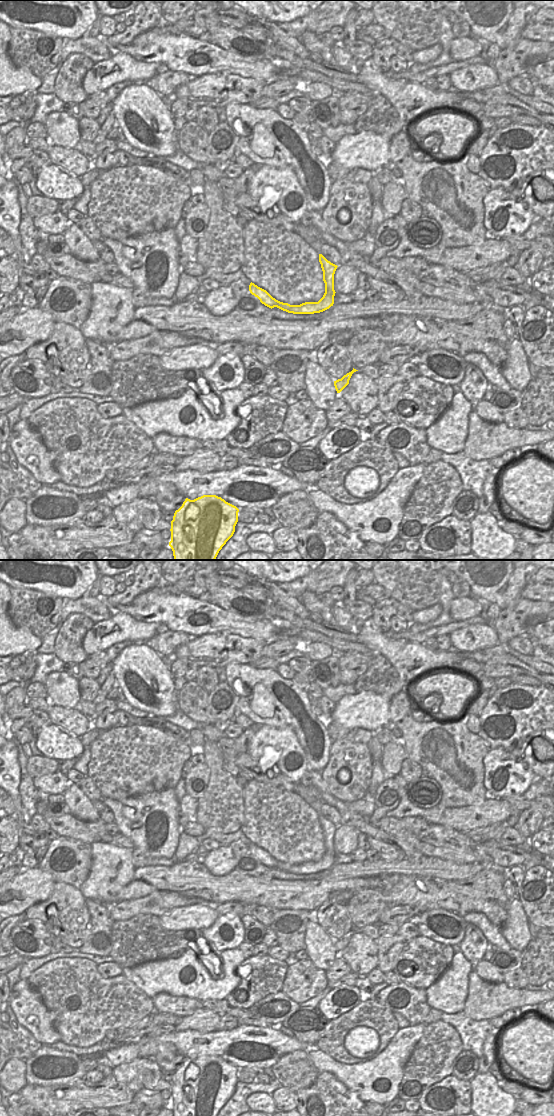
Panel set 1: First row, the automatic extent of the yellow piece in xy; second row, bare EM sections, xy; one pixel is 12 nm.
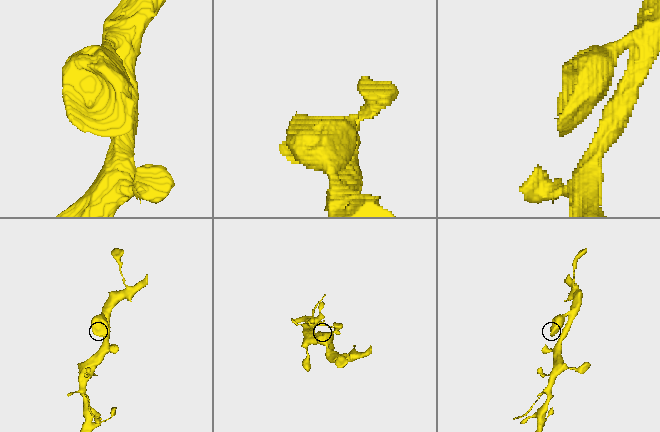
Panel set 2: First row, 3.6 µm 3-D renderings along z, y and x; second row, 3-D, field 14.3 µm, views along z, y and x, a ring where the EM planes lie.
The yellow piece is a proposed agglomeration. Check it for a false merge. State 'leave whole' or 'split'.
leave whole

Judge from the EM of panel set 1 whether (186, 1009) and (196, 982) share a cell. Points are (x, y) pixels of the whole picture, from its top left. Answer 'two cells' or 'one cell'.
two cells

